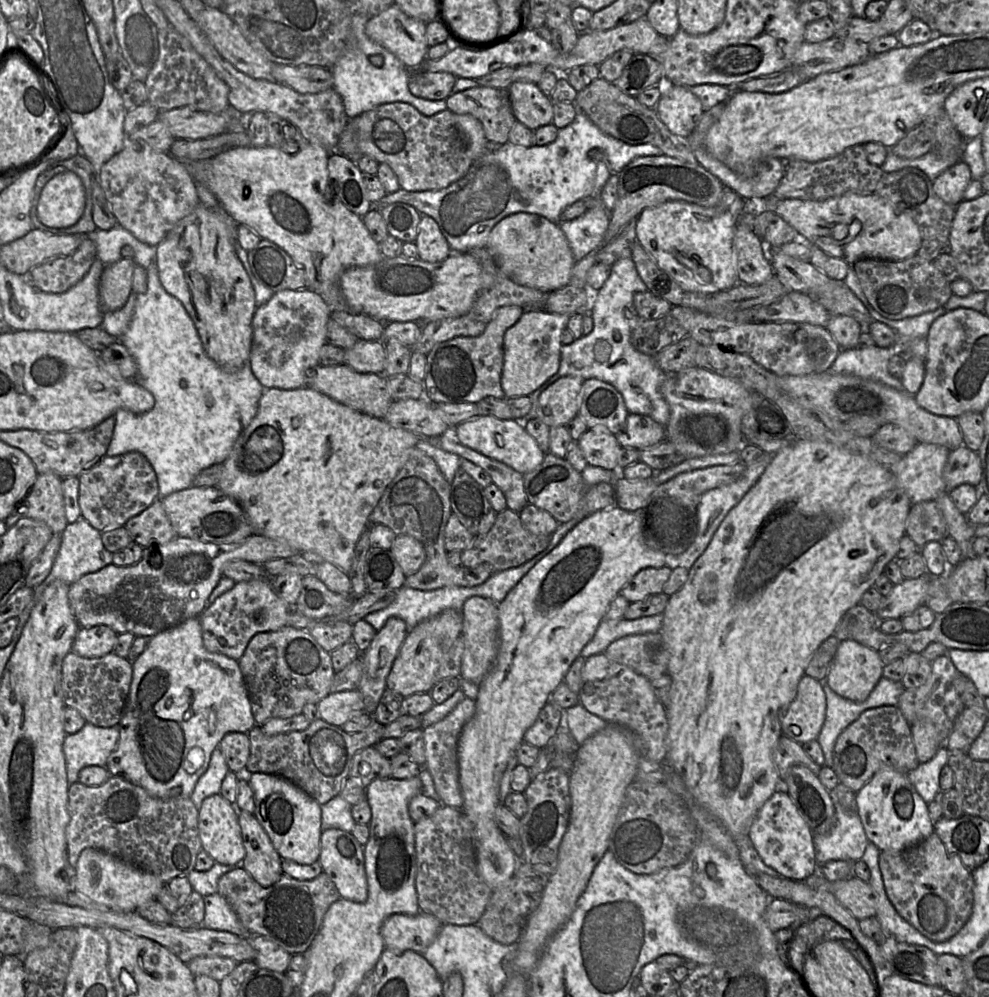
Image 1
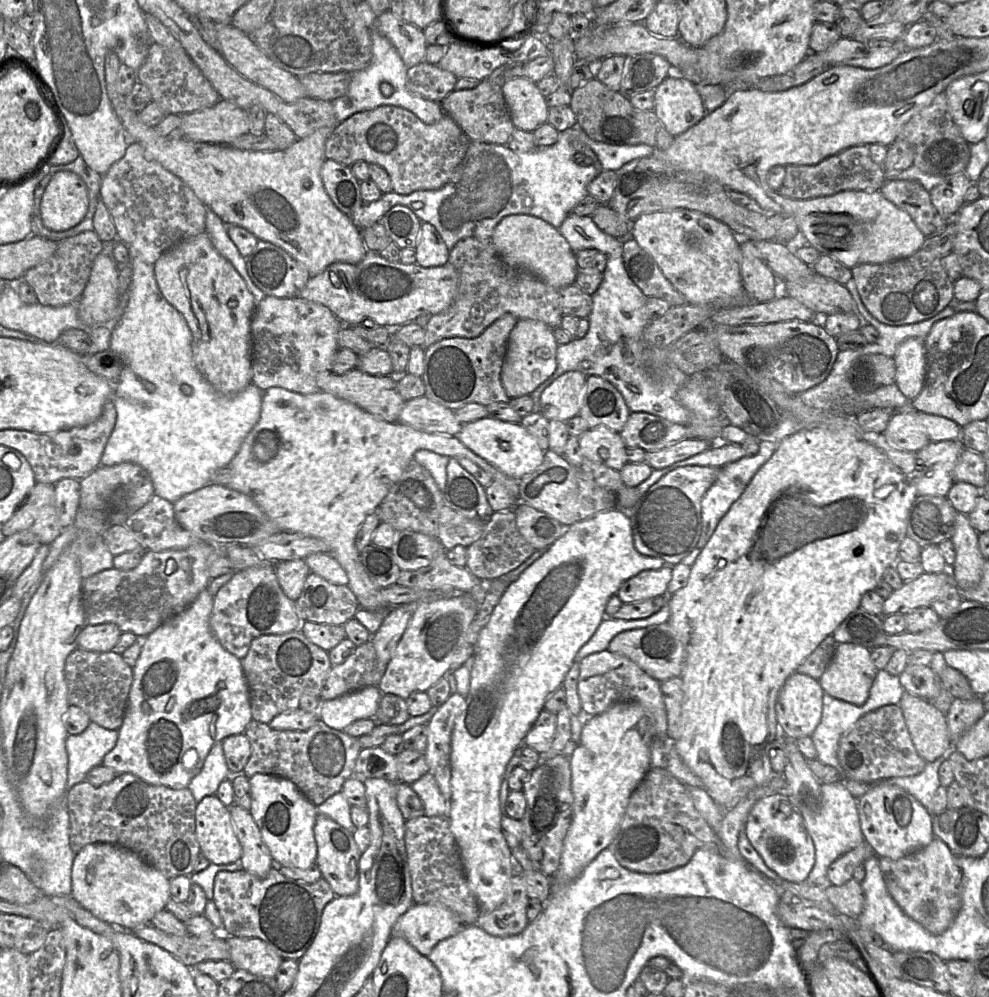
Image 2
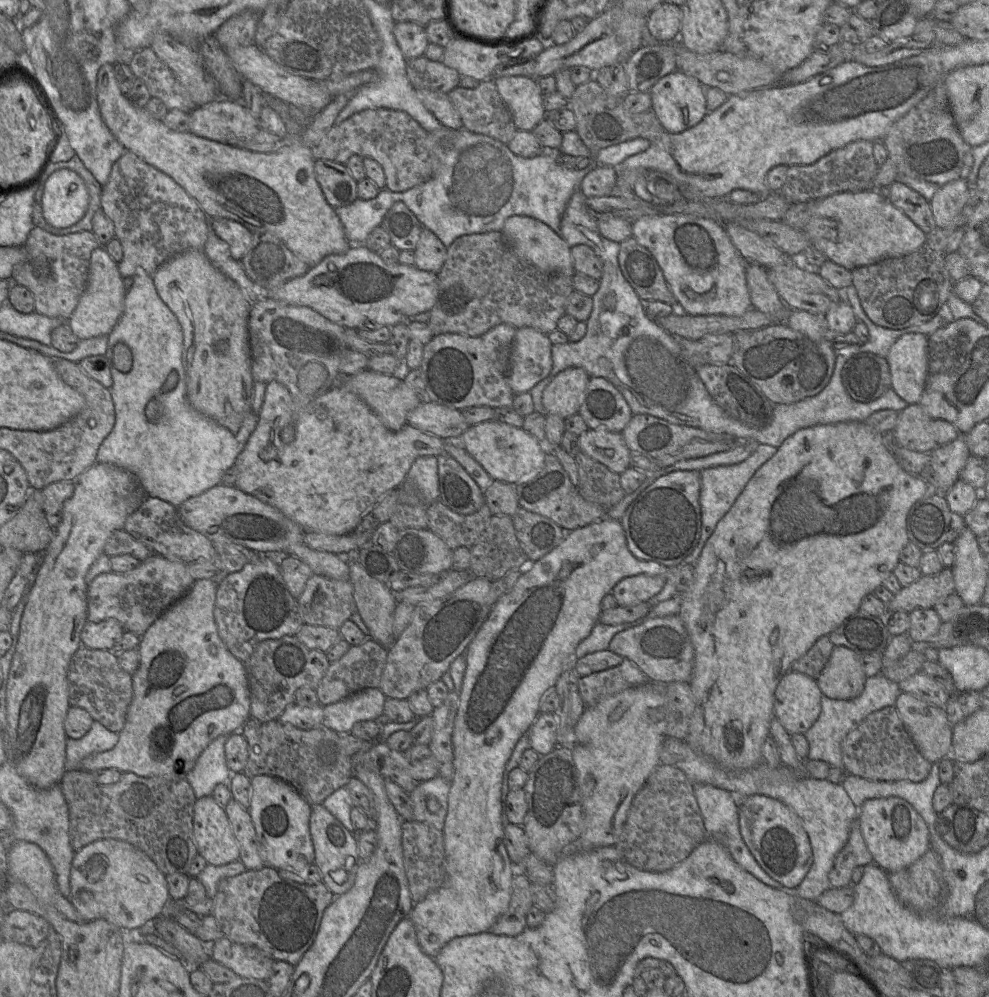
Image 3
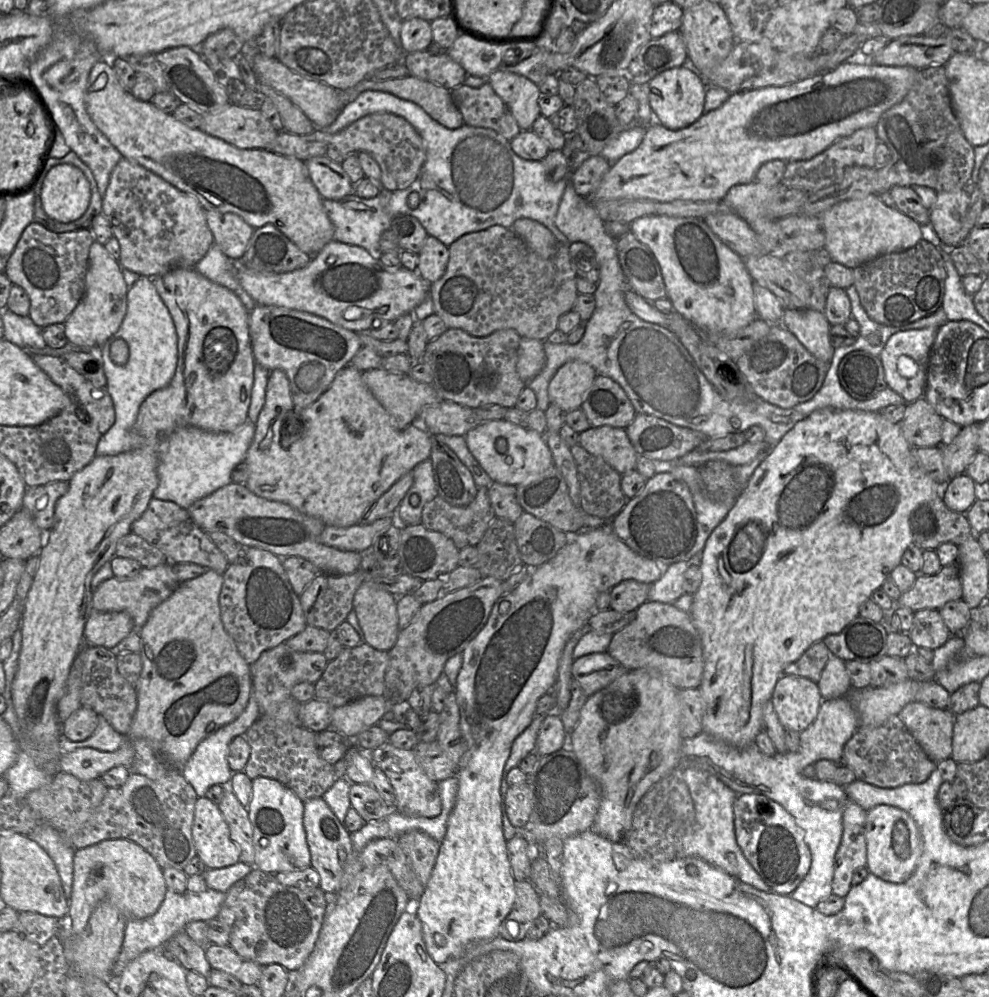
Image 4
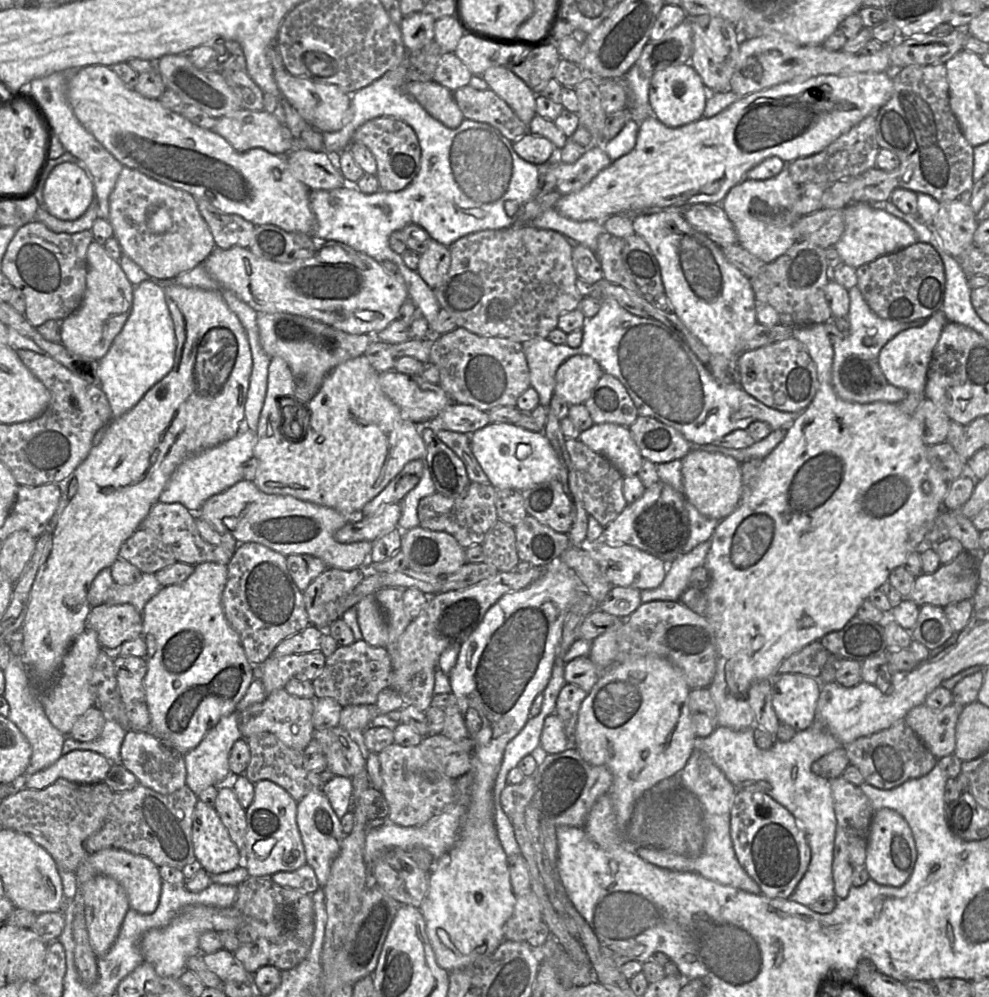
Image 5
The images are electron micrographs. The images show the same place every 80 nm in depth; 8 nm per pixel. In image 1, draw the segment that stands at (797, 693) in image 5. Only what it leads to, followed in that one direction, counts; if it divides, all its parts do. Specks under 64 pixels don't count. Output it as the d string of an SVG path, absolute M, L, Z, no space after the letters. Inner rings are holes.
M803 675L795 699L780 710L782 735L803 745L817 740L826 716L826 696L819 680Z

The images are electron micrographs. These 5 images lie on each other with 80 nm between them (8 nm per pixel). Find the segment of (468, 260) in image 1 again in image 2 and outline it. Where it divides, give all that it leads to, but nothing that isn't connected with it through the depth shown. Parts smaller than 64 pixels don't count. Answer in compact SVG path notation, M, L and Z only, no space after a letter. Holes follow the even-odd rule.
M368 251L359 263L336 262L329 265L322 273L310 277L298 296L326 306L344 325L357 325L362 322L366 324L373 321L379 326L398 329L403 324L415 321L419 316L446 311L454 302L458 281L457 271L448 262L443 266L422 267L417 263L390 262L379 253Z

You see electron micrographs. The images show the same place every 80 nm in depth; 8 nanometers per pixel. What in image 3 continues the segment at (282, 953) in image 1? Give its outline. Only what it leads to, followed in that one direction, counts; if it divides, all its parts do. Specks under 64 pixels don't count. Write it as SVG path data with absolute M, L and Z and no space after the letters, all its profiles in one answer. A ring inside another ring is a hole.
M223 936L208 946L210 958L244 978L266 980L274 960L260 949L235 943Z

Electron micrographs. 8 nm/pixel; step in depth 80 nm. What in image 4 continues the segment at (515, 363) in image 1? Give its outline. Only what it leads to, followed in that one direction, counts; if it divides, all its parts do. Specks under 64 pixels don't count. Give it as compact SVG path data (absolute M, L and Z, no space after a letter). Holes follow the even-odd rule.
M521 338L518 349L517 373L525 383L536 377L545 366L543 341Z

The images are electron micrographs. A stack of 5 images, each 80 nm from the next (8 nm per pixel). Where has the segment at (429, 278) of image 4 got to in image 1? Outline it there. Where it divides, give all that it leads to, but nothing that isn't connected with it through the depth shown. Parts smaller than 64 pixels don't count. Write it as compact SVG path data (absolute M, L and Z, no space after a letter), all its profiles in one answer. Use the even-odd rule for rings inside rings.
M421 215L415 245L418 258L426 262L440 262L452 254L438 224L428 215Z

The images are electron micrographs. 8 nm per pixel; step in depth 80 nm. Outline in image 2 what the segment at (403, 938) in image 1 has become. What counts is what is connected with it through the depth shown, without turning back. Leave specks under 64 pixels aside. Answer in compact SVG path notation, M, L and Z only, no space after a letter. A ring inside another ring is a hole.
M441 903L413 904L392 928L392 936L404 938L418 952L428 956L442 940L455 935L464 926Z

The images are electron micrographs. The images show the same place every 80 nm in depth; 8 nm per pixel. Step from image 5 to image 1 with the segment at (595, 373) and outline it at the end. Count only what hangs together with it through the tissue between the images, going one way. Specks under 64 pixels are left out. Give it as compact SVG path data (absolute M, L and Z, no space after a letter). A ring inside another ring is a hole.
M562 377L543 390L538 398L537 417L549 427L565 426L578 415L582 388L580 377Z

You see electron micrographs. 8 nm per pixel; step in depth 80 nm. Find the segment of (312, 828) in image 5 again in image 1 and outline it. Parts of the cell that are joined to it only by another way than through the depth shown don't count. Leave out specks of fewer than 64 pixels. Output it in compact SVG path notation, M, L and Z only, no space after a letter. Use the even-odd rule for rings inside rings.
M327 829L321 832L320 855L318 862L322 870L335 884L341 898L356 903L364 903L368 898L368 886L365 873L364 847L351 832L340 829Z

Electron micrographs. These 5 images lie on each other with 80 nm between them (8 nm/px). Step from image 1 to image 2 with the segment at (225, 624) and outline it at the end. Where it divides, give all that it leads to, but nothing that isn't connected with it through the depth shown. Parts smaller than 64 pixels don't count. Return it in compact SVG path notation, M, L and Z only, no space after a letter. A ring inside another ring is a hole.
M249 567L233 574L214 597L210 626L213 635L231 654L242 660L253 639L298 630L303 621L296 602L283 592L275 568Z

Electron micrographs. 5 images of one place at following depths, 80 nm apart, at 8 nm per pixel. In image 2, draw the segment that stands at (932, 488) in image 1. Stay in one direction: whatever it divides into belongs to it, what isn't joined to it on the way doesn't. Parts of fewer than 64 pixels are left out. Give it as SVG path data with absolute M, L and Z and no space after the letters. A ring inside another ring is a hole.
M957 439L942 442L930 441L927 446L916 452L916 475L909 478L913 480L918 496L947 497L949 490L955 483L953 471L963 450L964 446L961 440Z

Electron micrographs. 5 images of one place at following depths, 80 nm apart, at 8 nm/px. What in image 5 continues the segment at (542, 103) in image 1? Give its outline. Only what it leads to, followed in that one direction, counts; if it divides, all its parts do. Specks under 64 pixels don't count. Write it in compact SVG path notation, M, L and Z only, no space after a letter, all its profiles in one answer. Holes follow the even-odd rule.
M494 66L482 74L484 80L501 97L515 114L529 125L536 115L536 94L510 68Z

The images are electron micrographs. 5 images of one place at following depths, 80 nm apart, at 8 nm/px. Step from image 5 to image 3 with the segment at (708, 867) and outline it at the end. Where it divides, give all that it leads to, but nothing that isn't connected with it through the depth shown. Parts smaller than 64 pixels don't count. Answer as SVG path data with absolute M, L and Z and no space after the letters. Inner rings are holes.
M706 783L693 784L695 797L697 799L702 817L704 827L708 836L707 840L714 840L721 843L727 848L733 860L741 866L744 870L752 874L759 881L767 886L770 886L778 891L796 897L796 888L787 889L780 883L768 876L764 870L759 866L745 842L743 841L738 823L738 808L736 806L734 795L724 789L715 787Z

